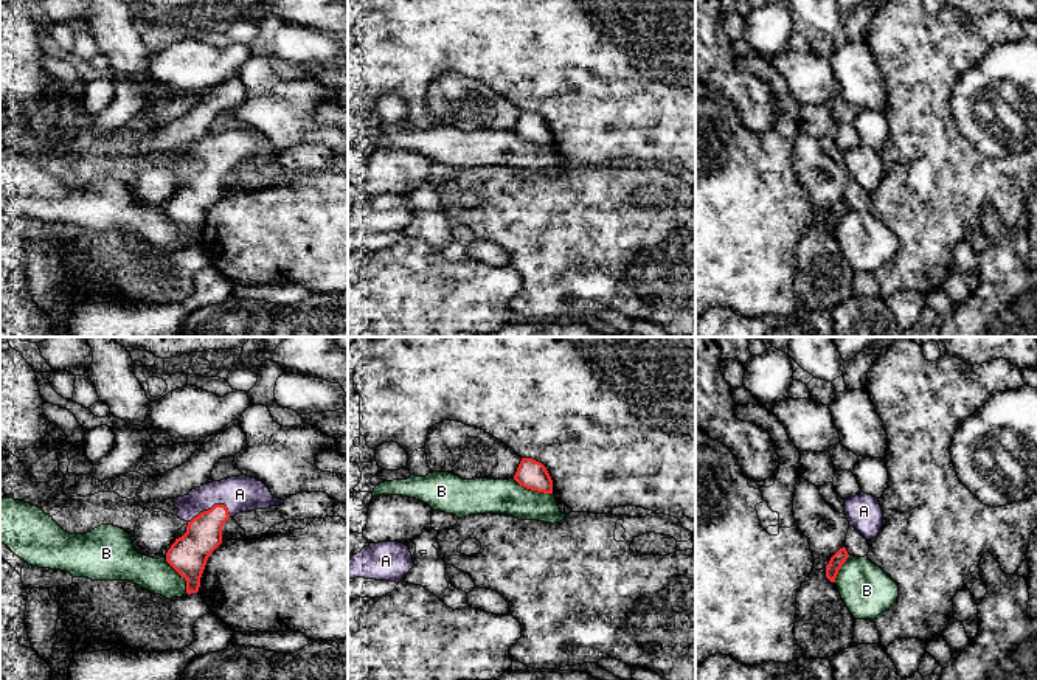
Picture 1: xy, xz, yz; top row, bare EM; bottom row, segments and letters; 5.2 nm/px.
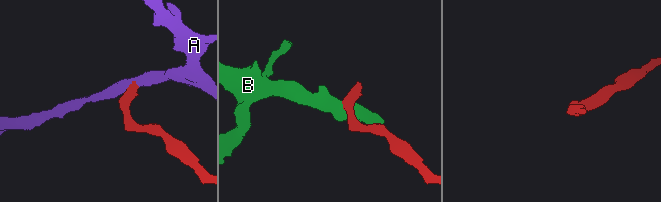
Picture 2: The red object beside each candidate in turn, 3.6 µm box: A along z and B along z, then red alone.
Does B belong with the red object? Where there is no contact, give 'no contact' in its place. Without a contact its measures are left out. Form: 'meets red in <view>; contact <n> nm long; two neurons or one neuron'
meets red in xz; contact 220 nm long; two neurons

